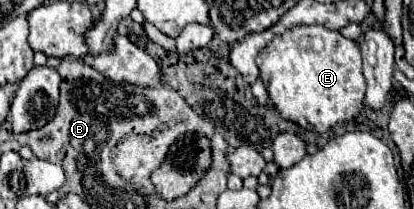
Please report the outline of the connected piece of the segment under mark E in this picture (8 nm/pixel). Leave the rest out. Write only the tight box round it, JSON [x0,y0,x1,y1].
[256,25,366,133]

